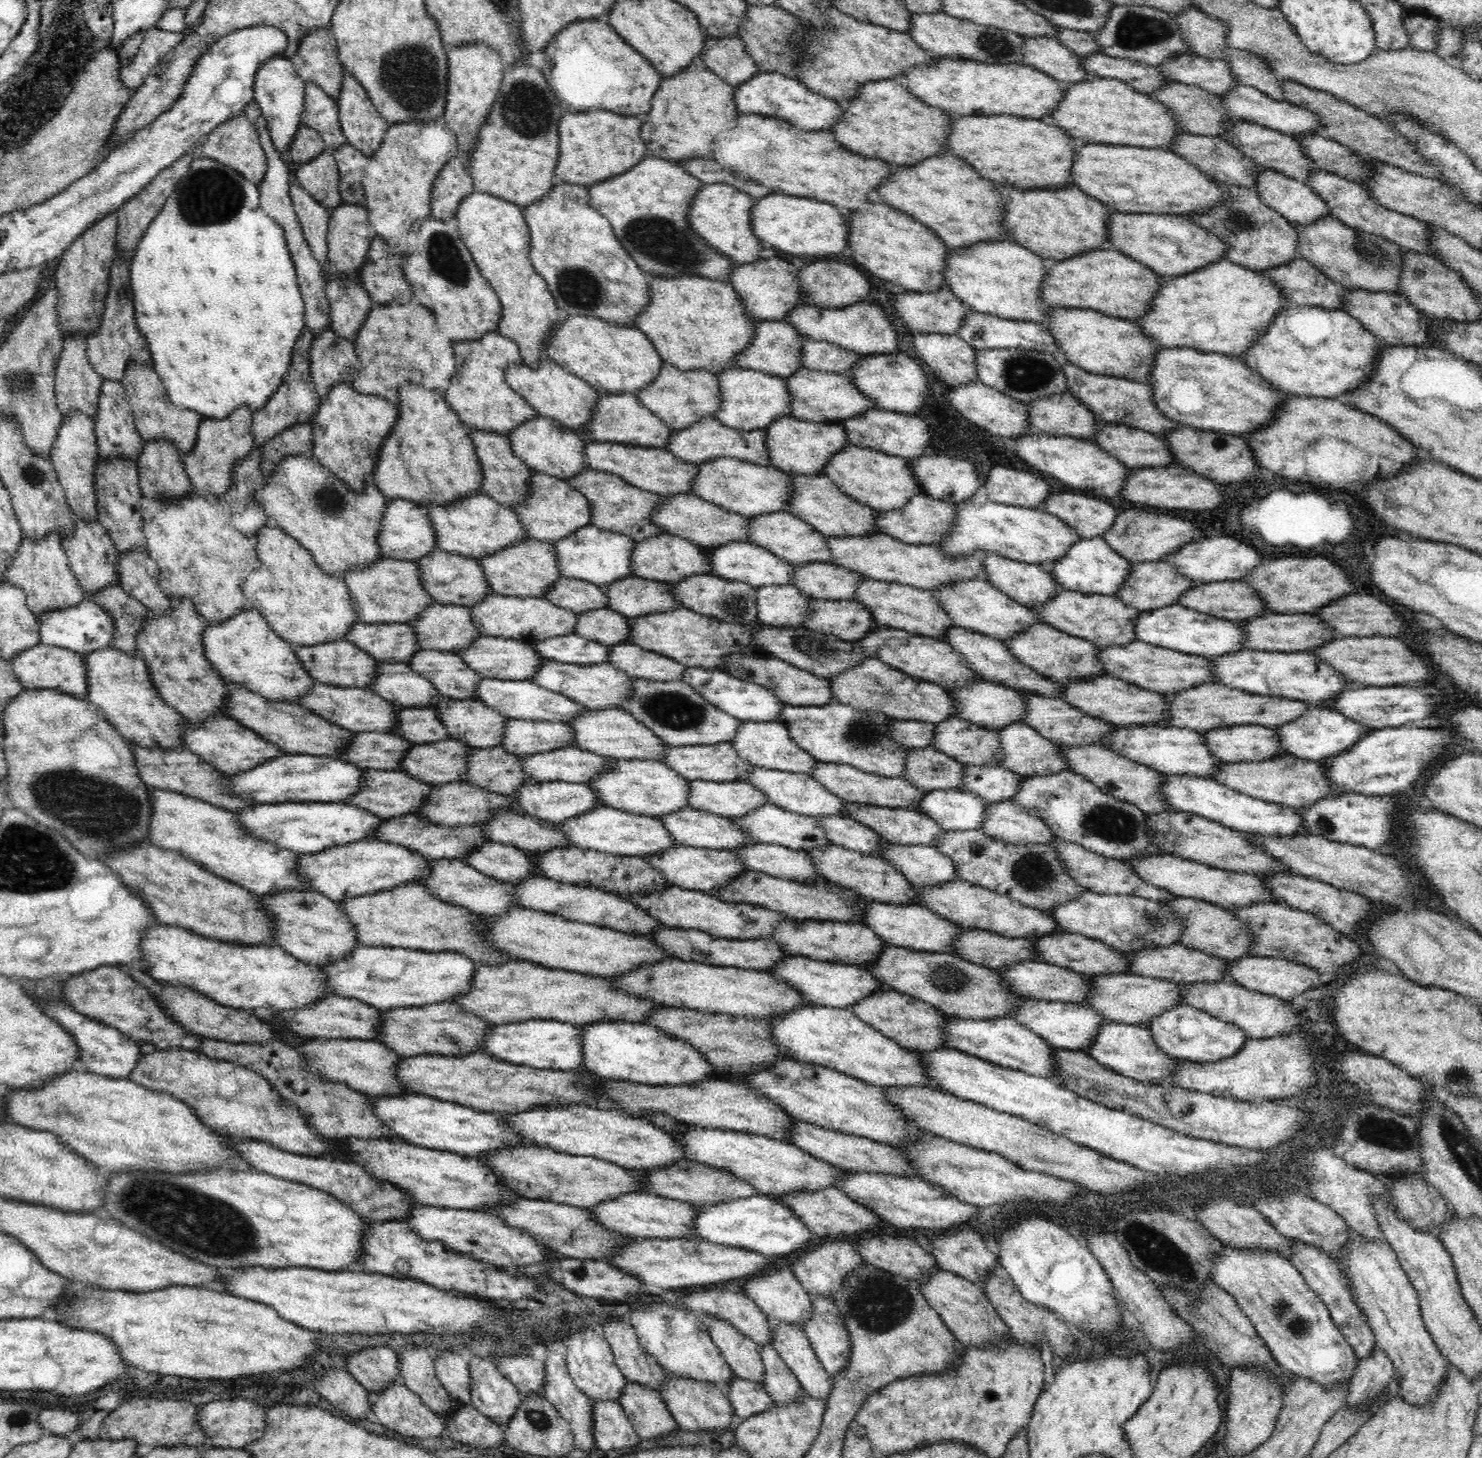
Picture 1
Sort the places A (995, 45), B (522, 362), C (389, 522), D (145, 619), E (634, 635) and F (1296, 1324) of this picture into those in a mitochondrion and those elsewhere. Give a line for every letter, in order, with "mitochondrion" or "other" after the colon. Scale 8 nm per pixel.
A: mitochondrion
B: other
C: other
D: other
E: other
F: mitochondrion

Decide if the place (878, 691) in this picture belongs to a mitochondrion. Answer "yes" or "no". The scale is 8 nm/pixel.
yes

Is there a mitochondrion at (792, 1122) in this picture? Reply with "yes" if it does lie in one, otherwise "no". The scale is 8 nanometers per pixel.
no

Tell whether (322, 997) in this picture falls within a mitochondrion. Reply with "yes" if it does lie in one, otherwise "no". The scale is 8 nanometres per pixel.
no

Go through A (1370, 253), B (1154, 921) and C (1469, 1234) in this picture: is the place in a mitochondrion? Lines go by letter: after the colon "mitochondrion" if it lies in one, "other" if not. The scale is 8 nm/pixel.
A: mitochondrion
B: mitochondrion
C: other

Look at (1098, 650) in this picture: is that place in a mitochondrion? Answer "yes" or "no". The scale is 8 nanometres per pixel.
no

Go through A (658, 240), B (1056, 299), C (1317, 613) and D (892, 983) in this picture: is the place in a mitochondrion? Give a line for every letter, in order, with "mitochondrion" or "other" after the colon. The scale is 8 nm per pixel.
A: mitochondrion
B: other
C: other
D: other

